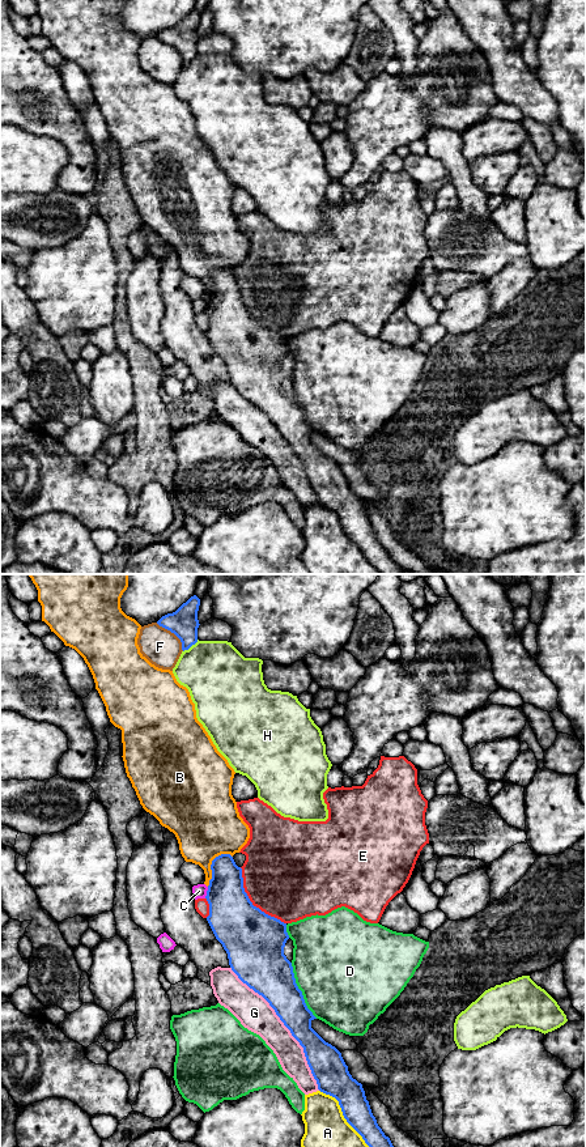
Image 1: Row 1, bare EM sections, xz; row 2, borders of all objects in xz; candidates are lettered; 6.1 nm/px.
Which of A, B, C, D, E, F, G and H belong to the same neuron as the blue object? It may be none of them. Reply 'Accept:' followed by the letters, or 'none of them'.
Accept: none of them

